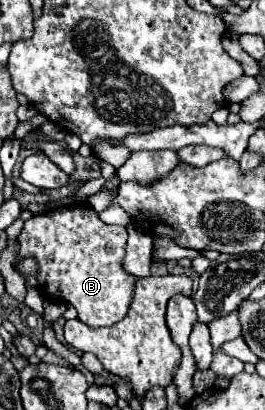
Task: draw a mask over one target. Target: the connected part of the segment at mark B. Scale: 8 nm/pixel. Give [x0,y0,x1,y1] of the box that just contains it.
[16,201,136,327]

